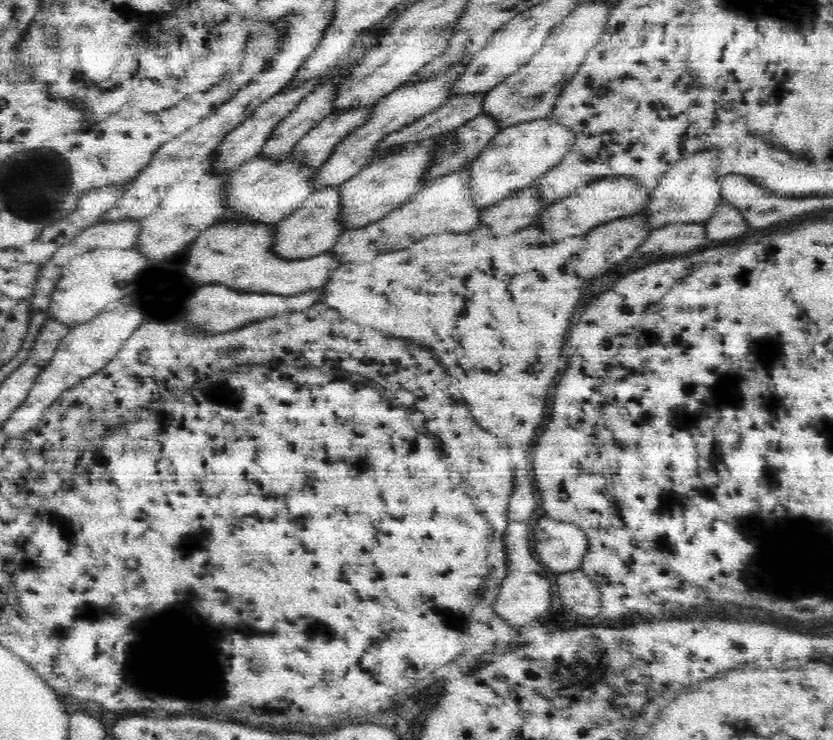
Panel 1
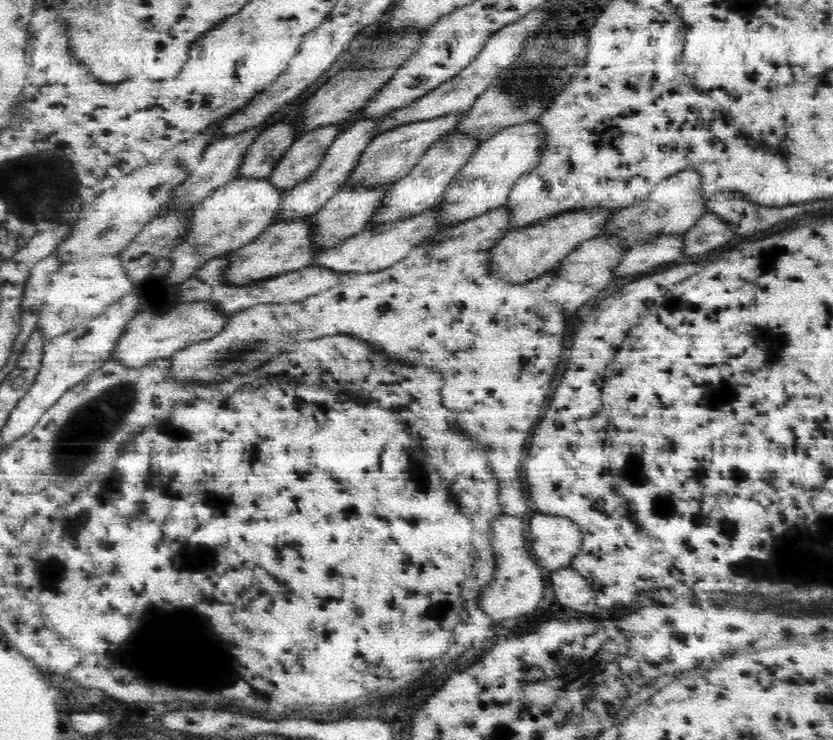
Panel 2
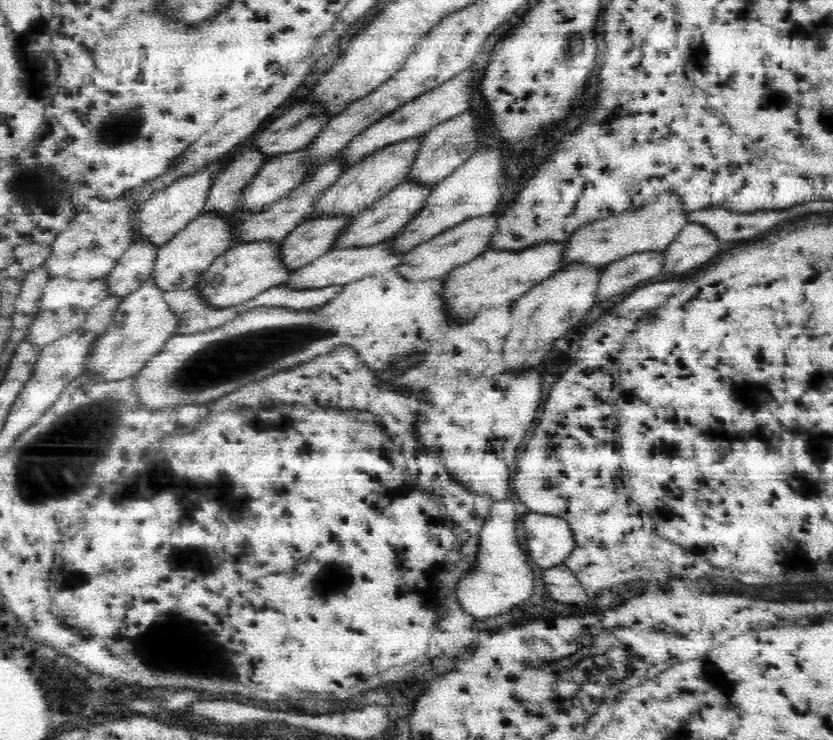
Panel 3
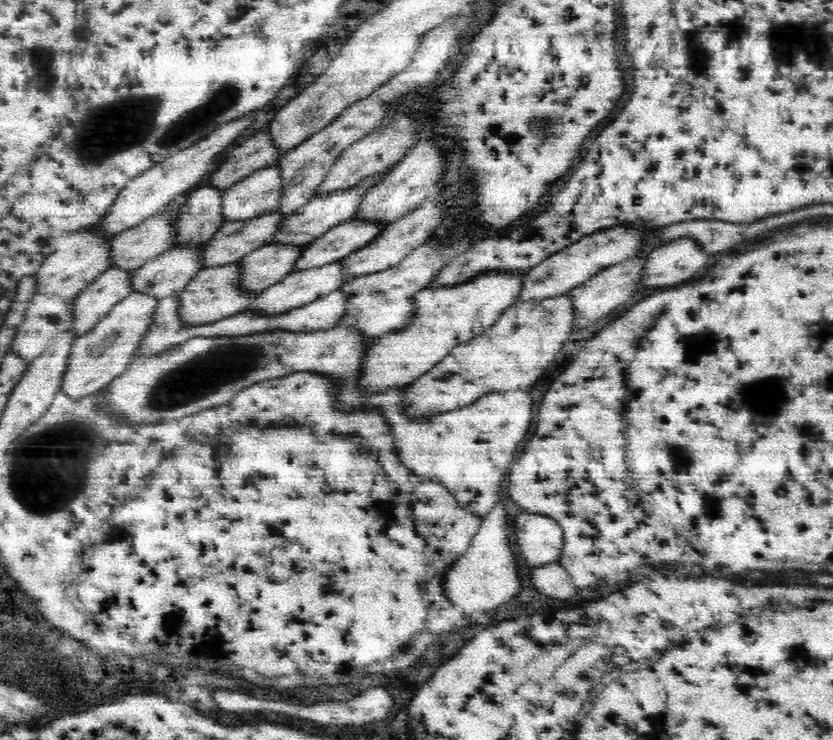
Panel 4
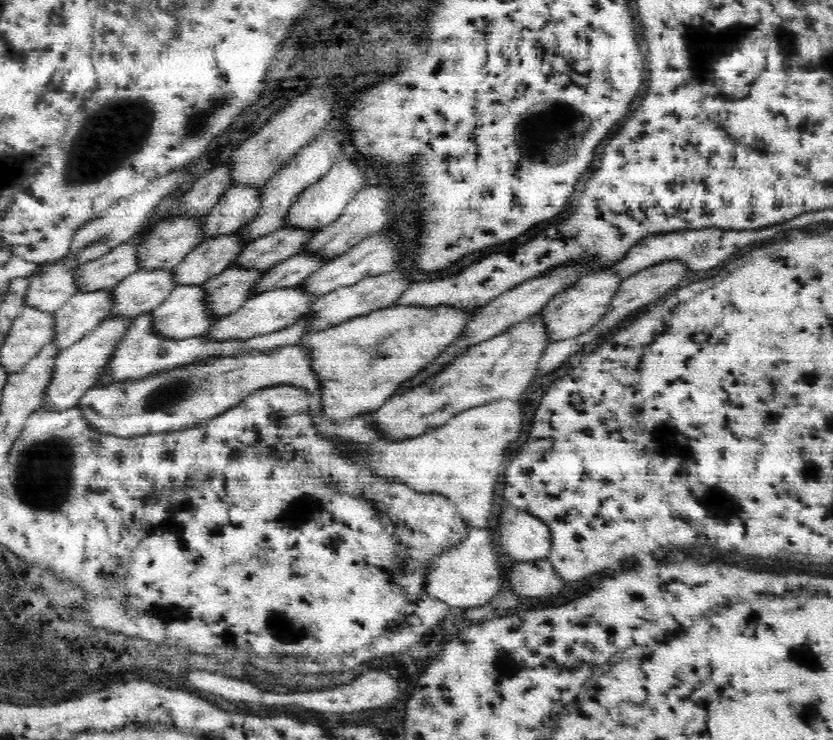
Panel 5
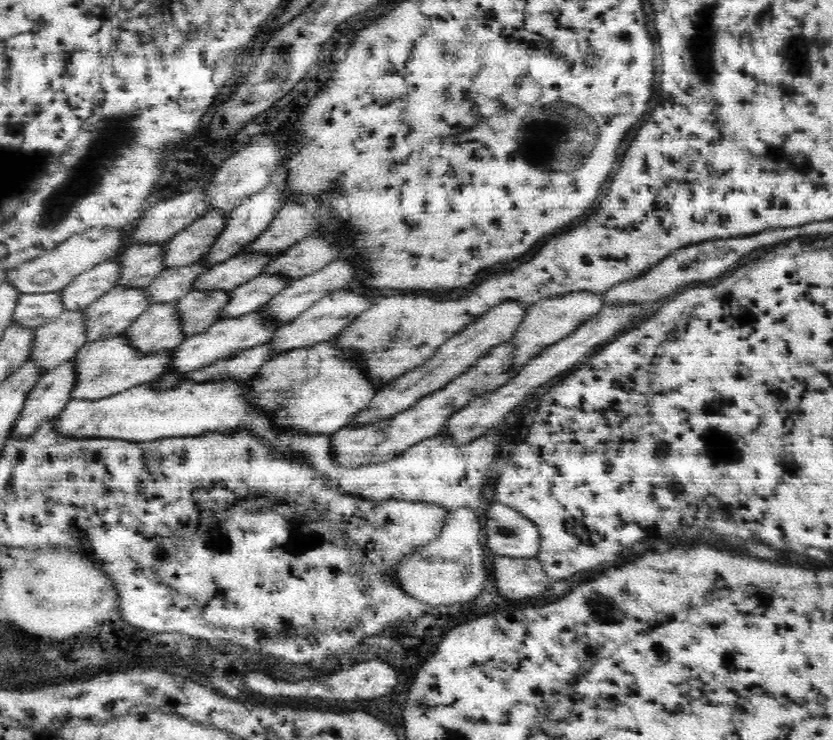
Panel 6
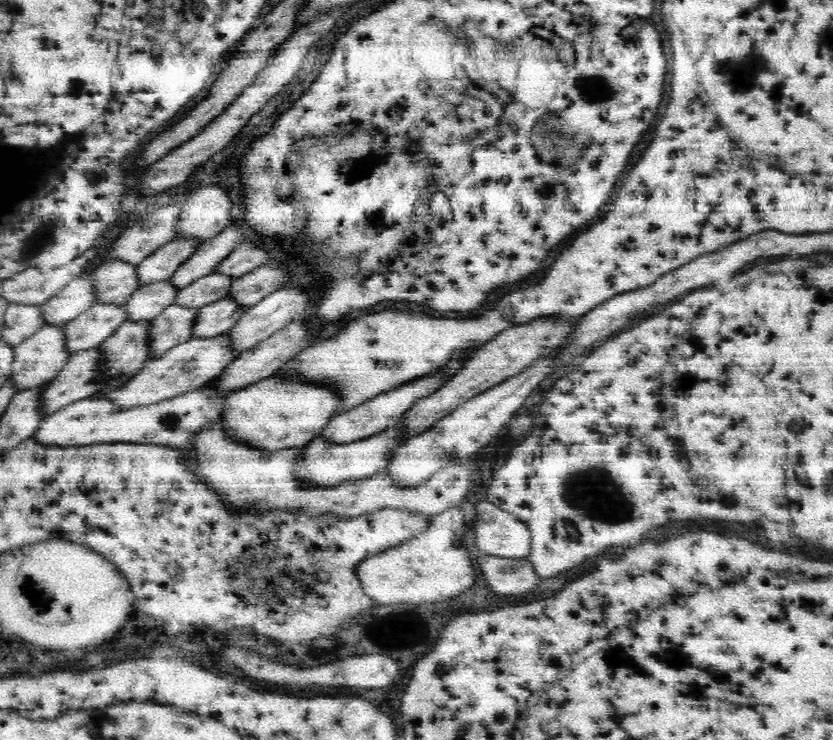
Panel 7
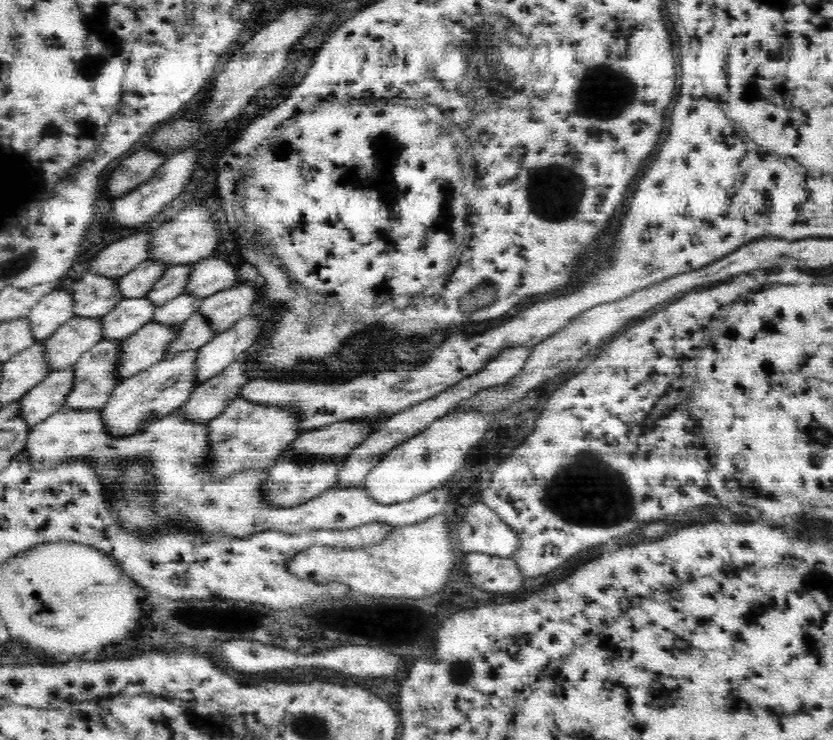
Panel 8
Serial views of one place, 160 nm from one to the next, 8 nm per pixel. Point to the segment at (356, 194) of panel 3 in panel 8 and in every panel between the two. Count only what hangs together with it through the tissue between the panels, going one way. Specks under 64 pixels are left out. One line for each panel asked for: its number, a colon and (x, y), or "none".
4: (321, 213)
5: (263, 253)
6: (226, 276)
7: (214, 286)
8: (175, 312)

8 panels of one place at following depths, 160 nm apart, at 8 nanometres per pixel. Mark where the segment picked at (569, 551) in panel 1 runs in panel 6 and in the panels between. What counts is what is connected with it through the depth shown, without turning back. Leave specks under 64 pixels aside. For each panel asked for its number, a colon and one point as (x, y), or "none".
2: (555, 541)
3: (550, 541)
4: (539, 539)
5: (525, 538)
6: (508, 534)

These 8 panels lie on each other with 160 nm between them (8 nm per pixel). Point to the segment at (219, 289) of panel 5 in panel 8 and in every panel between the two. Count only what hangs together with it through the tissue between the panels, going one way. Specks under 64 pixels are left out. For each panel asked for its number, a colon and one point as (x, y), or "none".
6: (198, 310)
7: (173, 326)
8: (147, 346)

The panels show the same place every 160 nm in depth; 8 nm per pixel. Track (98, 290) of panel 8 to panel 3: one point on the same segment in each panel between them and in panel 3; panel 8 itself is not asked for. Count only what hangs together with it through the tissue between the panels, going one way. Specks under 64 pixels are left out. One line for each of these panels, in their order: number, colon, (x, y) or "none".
3: (226, 189)
4: (201, 216)
5: (165, 247)
6: (139, 264)
7: (115, 282)

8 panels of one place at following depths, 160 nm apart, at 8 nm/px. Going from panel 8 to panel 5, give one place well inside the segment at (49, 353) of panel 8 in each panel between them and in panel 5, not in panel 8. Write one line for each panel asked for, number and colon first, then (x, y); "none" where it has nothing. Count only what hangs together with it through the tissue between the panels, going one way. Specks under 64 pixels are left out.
5: (141, 292)
6: (109, 315)
7: (90, 329)

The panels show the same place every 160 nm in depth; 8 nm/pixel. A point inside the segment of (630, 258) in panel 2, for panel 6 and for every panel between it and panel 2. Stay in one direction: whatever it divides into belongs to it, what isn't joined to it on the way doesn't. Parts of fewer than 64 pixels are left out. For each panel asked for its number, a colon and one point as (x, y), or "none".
3: (621, 276)
4: (613, 286)
5: (575, 310)
6: (548, 321)

